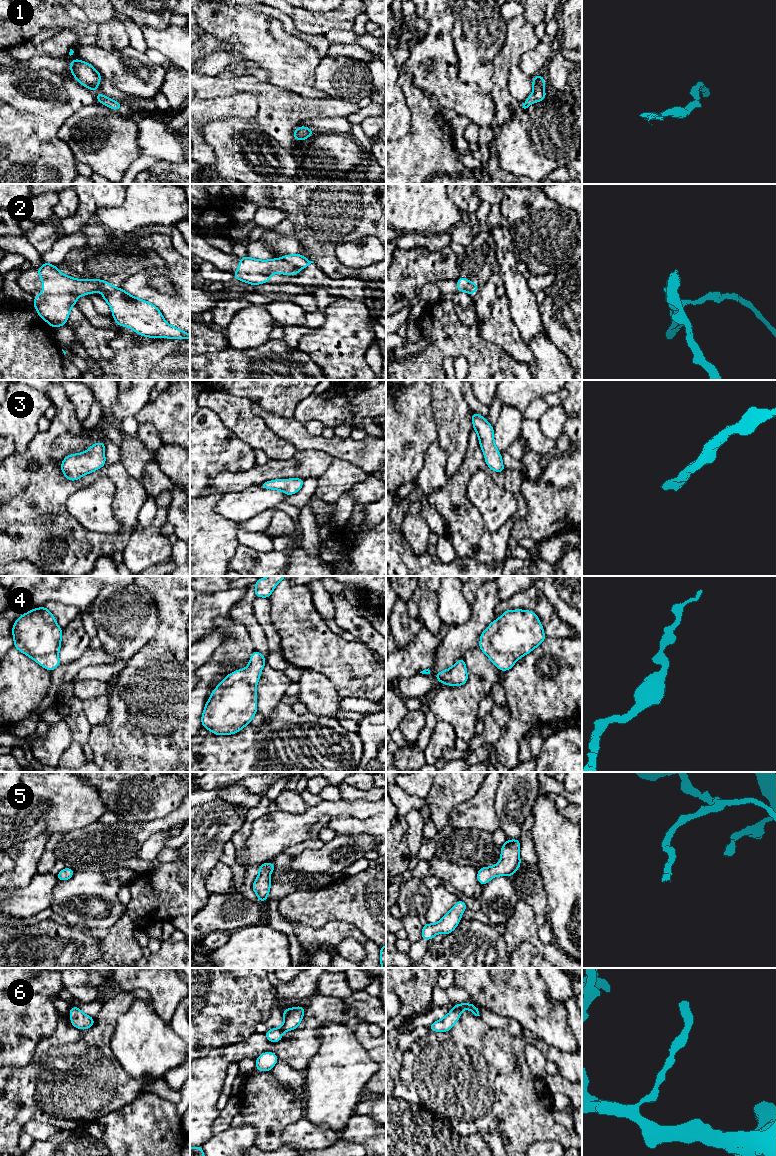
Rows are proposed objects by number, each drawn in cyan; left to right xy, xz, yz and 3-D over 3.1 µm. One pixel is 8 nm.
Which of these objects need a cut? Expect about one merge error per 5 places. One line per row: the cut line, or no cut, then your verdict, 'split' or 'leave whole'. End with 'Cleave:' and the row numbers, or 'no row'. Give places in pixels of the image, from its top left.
1: no cut; leave whole
2: cut in xz along (281, 258), (294, 267); split
3: no cut; leave whole
4: no cut; leave whole
5: no cut; leave whole
6: no cut; leave whole
Cleave: 2

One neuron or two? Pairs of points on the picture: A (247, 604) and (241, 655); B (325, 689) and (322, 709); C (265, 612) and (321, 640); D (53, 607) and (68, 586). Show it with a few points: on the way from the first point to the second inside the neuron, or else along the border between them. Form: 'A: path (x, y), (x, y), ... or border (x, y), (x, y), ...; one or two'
A: border (230, 614), (244, 626), (253, 647); two
B: path (322, 694), (322, 704); one
C: border (268, 598), (271, 622), (279, 636); two
D: border (44, 605), (48, 602), (60, 602), (79, 608); two

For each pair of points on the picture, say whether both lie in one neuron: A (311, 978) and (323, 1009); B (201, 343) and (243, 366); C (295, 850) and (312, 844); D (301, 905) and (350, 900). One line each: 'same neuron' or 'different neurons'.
A: different neurons
B: different neurons
C: same neuron
D: same neuron

